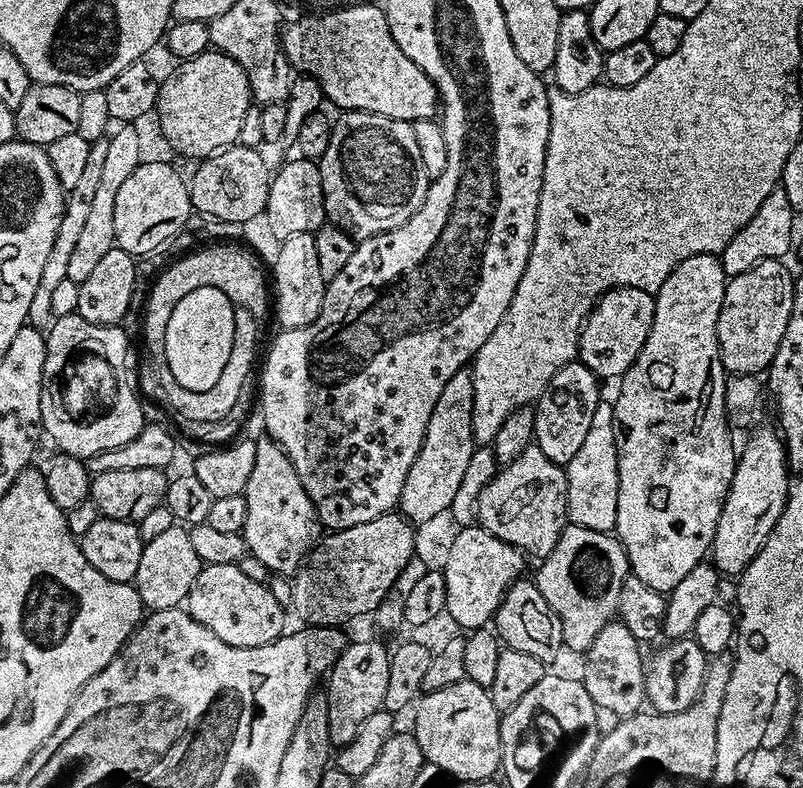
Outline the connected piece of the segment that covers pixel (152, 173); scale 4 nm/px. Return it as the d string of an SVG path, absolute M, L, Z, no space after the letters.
M145 159L122 182L118 198L114 198L114 238L116 247L139 257L150 253L172 235L185 229L188 219L194 215L192 193L187 179L180 177L176 168L164 160Z

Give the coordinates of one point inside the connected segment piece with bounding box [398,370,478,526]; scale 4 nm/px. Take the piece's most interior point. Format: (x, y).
(429, 489)

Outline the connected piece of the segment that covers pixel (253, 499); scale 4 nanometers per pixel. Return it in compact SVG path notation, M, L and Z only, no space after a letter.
M260 434L255 437L256 453L254 454L254 470L244 487L246 498L246 522L244 523L244 547L254 558L258 558L269 573L276 573L284 577L291 577L300 571L309 552L316 547L322 536L322 525L318 514L314 510L314 502L310 502L310 494L302 486L298 478L298 470L290 462L282 446L276 443L271 436Z

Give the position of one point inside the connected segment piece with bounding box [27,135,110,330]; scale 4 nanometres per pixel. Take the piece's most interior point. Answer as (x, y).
(78, 200)

